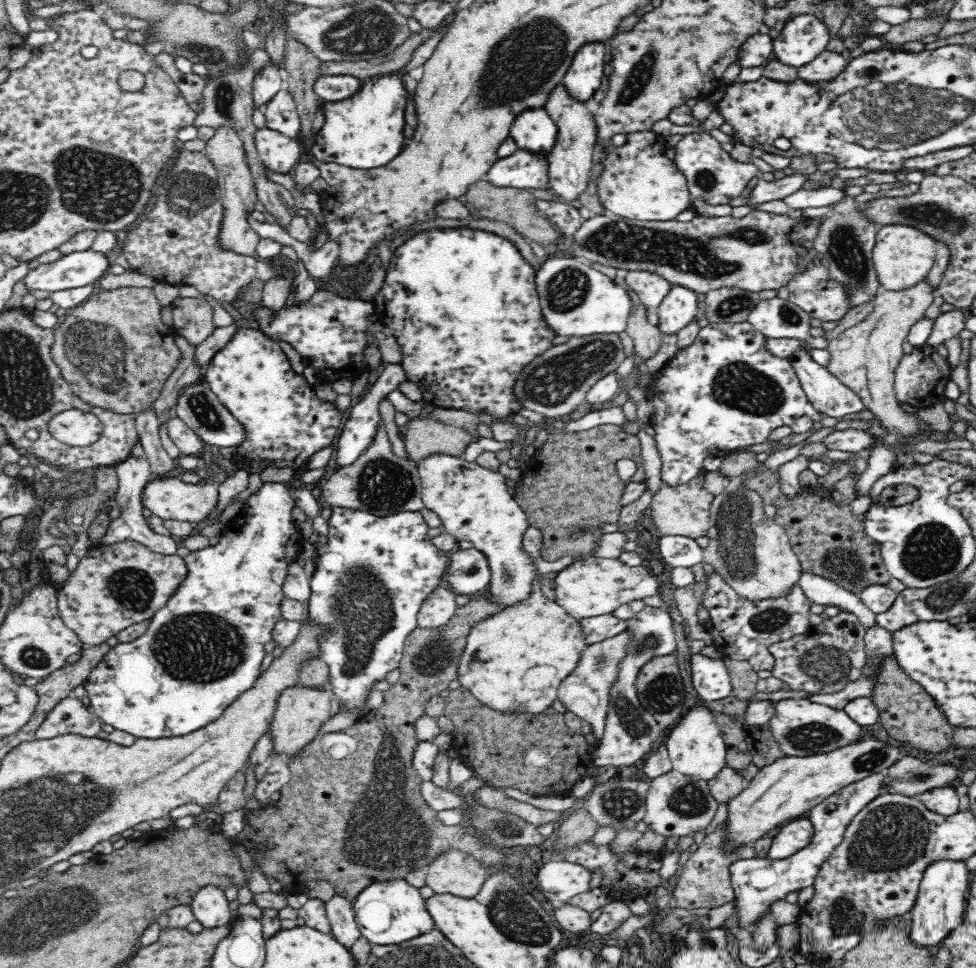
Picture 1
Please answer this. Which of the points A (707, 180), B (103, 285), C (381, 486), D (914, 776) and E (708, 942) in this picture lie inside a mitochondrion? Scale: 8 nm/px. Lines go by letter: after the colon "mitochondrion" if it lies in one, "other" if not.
A: mitochondrion
B: other
C: mitochondrion
D: mitochondrion
E: other

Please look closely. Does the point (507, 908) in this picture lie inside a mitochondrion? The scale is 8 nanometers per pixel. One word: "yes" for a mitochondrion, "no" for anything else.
yes

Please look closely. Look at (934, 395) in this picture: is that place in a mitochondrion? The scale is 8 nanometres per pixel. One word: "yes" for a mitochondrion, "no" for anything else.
no

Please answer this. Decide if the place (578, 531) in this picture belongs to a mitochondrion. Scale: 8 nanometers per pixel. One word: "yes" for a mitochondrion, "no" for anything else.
yes

